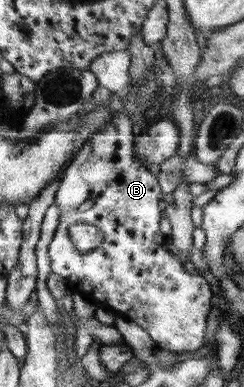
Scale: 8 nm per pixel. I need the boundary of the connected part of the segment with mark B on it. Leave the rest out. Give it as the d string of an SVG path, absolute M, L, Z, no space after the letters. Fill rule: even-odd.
M119 109L102 128L87 138L64 169L54 197L61 214L48 250L52 273L67 279L73 293L88 294L96 303L135 321L149 333L156 347L177 355L180 352L190 354L203 344L214 294L203 276L186 272L183 261L167 248L166 239L160 231L163 209L159 202L163 195L158 176L138 160L134 150L135 140L131 118ZM81 205L87 205L85 210L78 209ZM79 222L91 223L103 230L104 238L99 247L88 252L80 252L75 247L67 230Z

